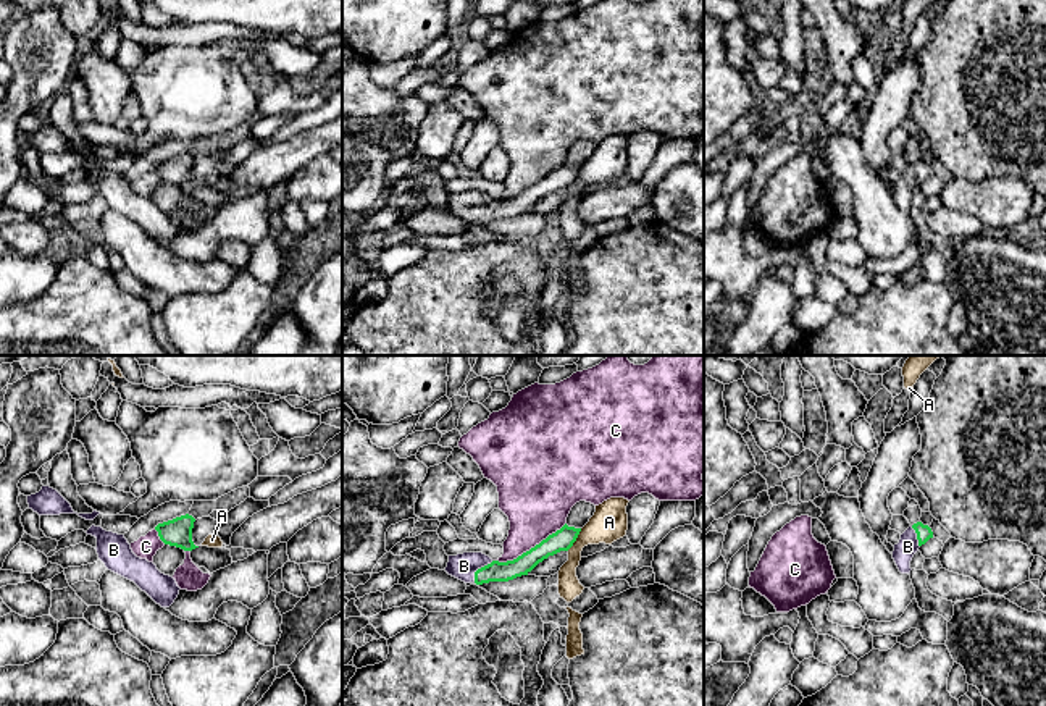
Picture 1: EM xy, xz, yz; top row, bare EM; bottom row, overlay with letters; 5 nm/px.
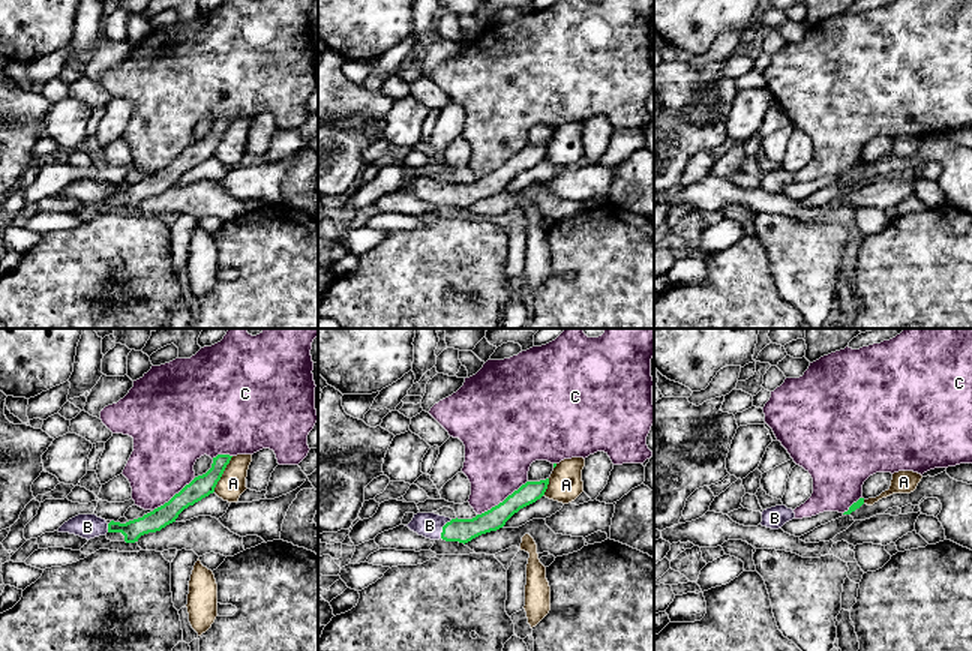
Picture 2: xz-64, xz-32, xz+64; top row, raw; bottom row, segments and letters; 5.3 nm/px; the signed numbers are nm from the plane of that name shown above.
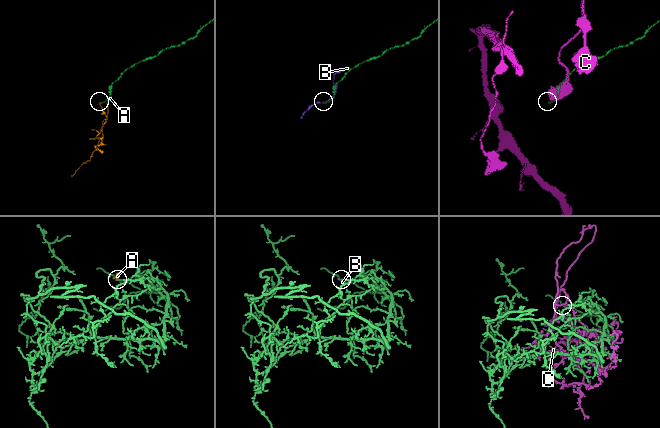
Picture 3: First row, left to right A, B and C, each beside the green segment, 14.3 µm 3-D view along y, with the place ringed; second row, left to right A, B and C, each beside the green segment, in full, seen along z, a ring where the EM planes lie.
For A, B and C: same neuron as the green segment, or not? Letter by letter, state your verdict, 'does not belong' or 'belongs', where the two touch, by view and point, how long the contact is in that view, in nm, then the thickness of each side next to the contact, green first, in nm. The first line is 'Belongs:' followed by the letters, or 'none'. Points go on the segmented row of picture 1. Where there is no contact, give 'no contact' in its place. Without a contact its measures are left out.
Belongs: B
A: does not belong | xz (575, 540) | 130 nm | 110/180 nm
B: belongs | xz (478, 569) | 150 nm | 100/130 nm
C: does not belong | xz (531, 548) | 400 nm | 110/340 nm

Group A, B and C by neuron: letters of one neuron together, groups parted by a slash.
A / B / C

